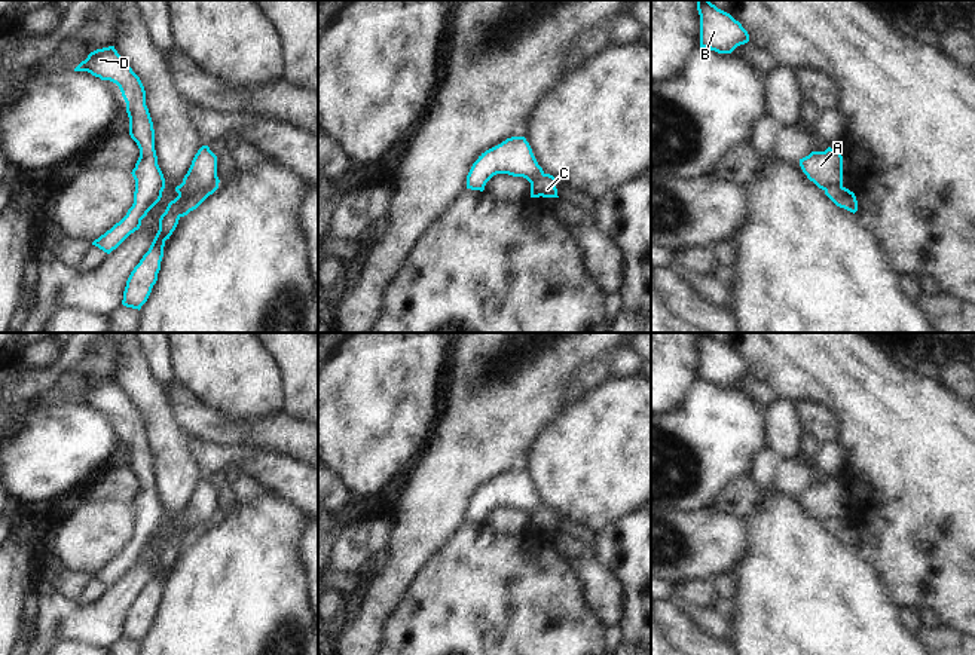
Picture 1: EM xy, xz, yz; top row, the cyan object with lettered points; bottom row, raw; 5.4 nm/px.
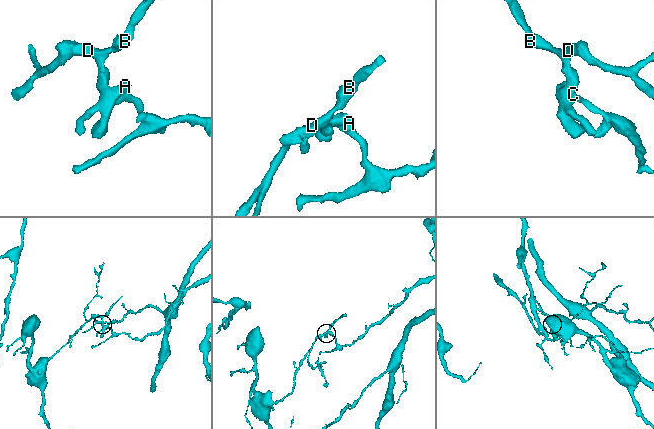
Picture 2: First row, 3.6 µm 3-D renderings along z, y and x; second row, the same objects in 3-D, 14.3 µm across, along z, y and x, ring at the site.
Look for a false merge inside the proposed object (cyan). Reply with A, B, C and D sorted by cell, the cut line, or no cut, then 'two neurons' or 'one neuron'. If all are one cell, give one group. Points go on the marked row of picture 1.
A B D / C; cut in xy along (217, 183), (188, 198), (180, 207), (179, 216); two neurons

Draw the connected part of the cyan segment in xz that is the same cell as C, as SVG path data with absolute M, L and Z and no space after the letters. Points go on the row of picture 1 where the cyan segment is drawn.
M541 174L532 180L531 183L531 198L559 198L556 189L556 178L550 174Z

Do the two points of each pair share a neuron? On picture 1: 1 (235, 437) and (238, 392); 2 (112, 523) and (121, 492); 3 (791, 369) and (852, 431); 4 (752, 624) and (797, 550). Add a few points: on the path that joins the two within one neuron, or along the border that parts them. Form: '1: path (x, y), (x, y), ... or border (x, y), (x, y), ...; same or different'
1: border (205, 404), (245, 422), (271, 416); different
2: border (83, 502), (125, 502), (130, 505); different
3: path (810, 370), (852, 412); same
4: path (770, 606), (795, 581), (795, 568); same

